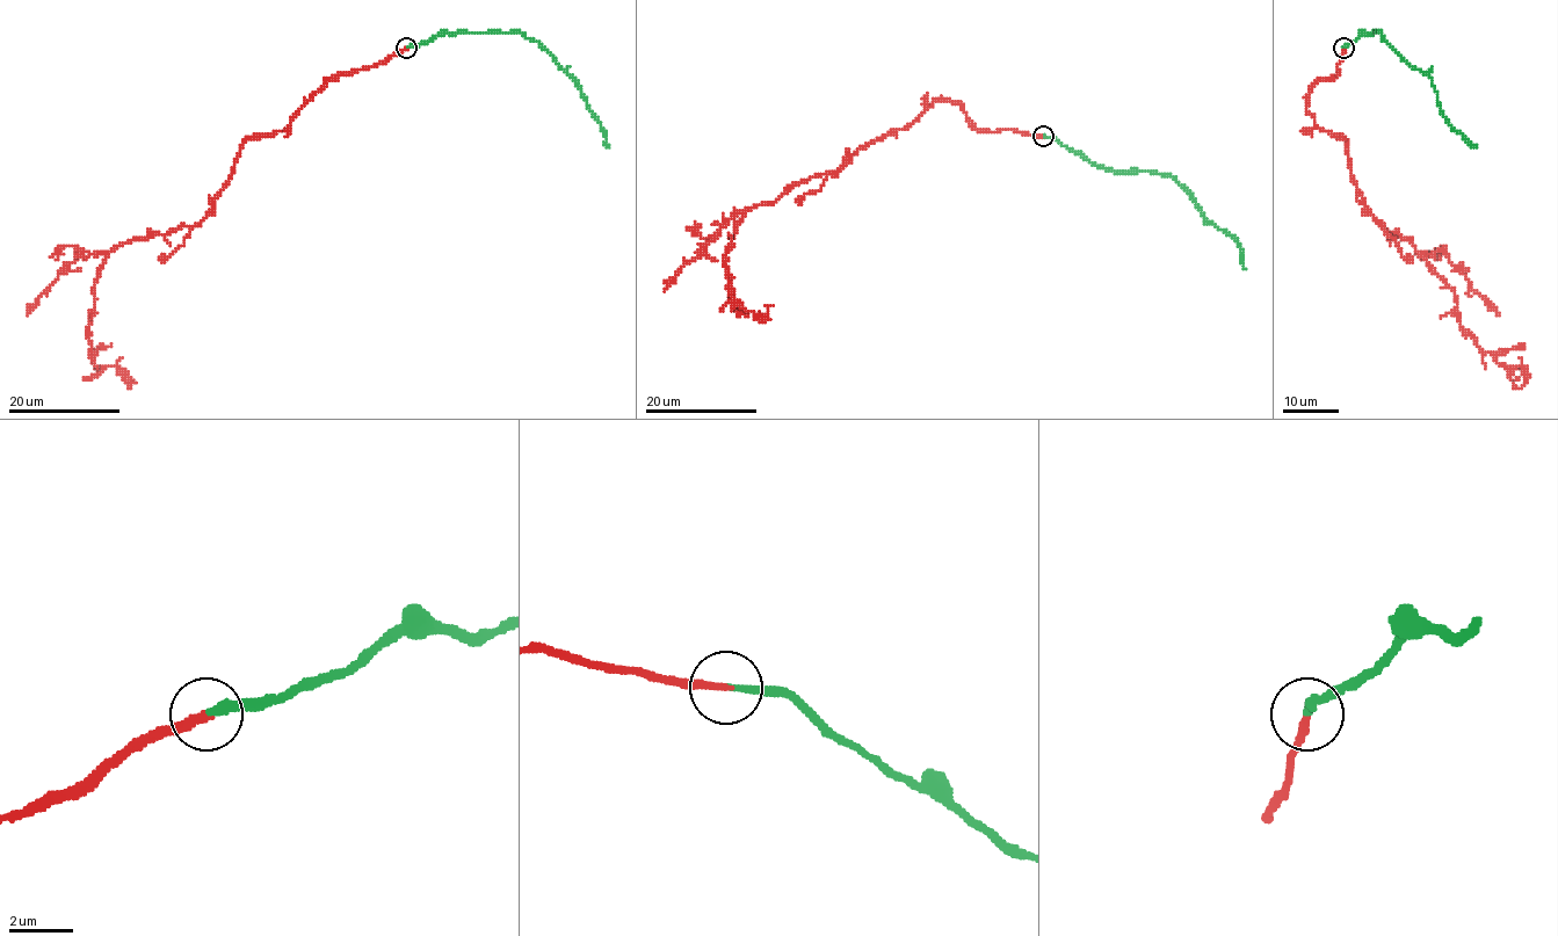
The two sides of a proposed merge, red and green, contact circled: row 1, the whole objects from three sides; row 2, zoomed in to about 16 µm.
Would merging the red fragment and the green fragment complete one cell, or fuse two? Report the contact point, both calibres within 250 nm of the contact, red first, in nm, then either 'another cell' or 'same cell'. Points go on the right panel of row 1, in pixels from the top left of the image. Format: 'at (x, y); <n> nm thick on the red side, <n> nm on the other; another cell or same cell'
at (1343, 48); 260 nm thick on the red side, 240 nm on the other; same cell

